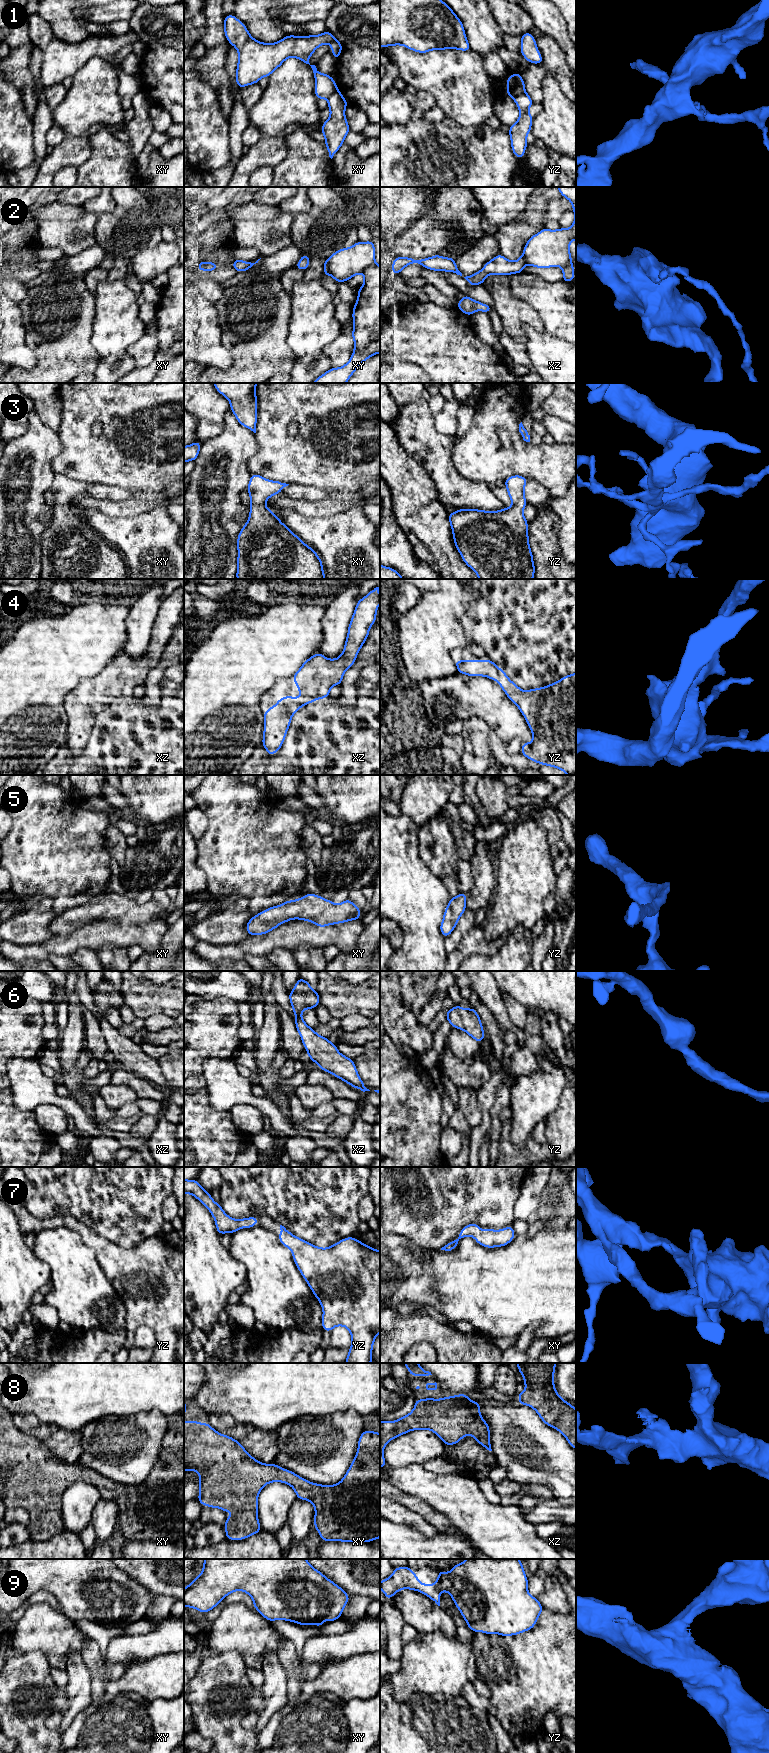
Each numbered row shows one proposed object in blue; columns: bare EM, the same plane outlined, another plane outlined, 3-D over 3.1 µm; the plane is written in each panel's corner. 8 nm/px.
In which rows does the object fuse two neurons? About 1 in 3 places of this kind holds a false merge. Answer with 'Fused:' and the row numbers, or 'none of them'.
Fused: 1, 2

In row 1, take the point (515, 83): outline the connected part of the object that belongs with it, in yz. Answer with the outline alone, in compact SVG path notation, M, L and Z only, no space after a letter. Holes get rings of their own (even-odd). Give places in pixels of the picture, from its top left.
M513 73L512 76L507 76L506 84L508 89L505 93L512 98L526 93L525 83L520 73Z

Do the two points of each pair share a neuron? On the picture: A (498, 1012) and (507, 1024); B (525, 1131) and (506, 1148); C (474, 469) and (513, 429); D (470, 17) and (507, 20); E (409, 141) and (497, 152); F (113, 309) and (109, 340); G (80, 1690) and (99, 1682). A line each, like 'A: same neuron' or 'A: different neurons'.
A: same neuron
B: different neurons
C: same neuron
D: different neurons
E: same neuron
F: same neuron
G: different neurons

